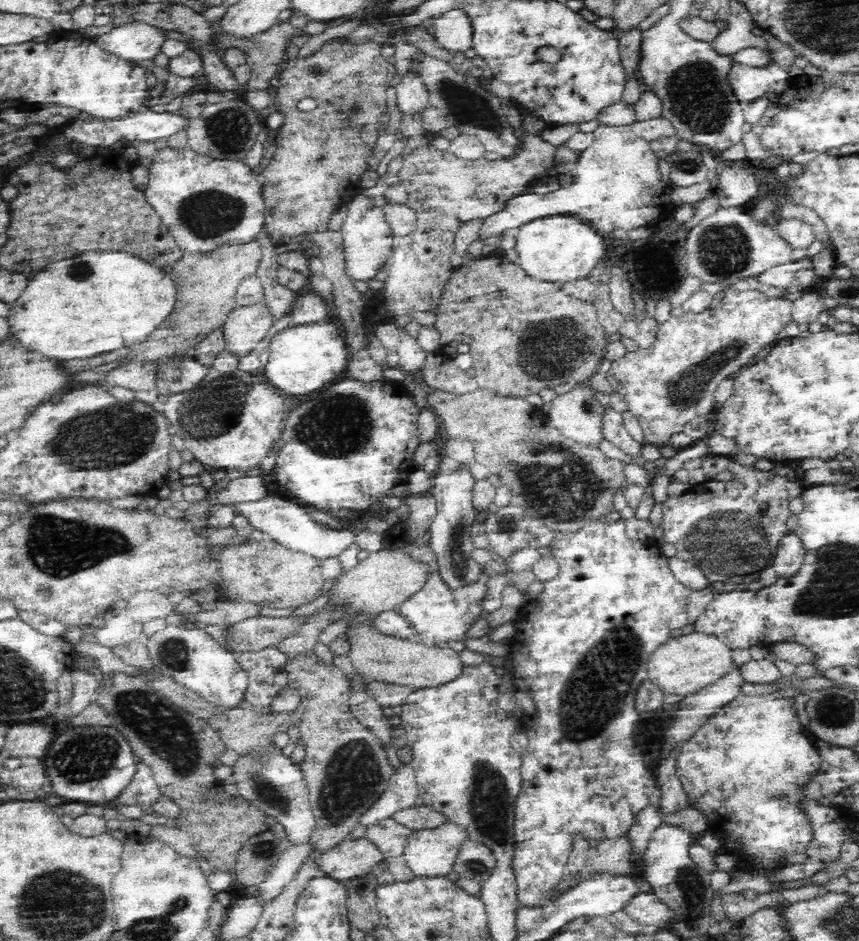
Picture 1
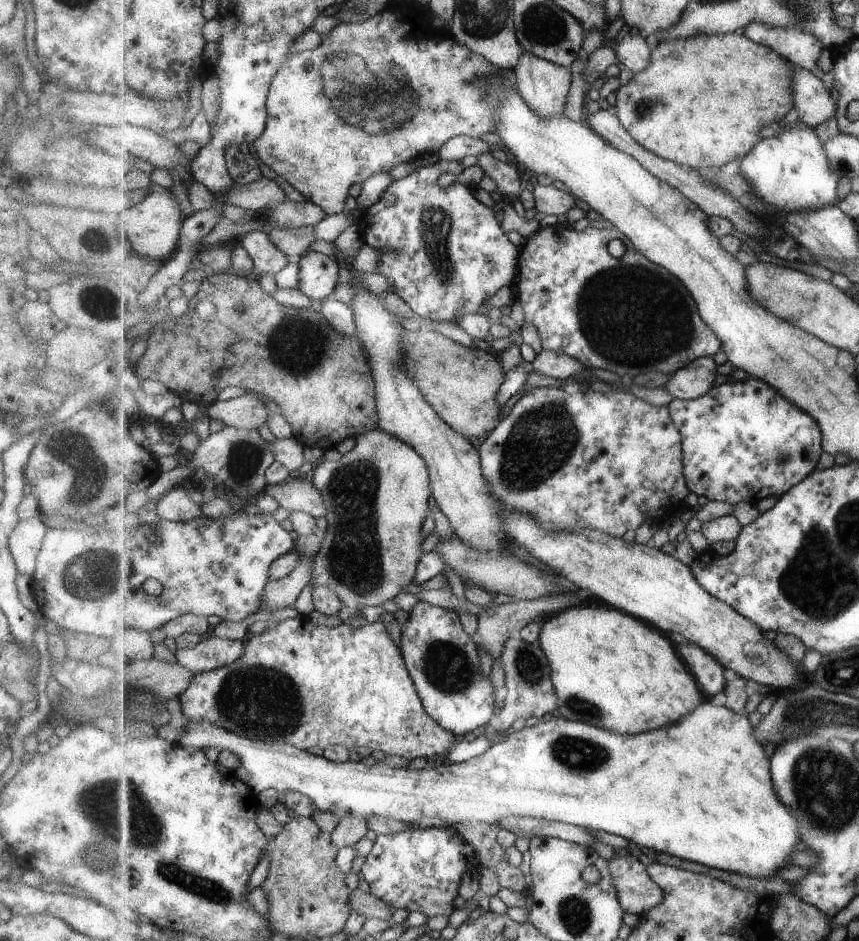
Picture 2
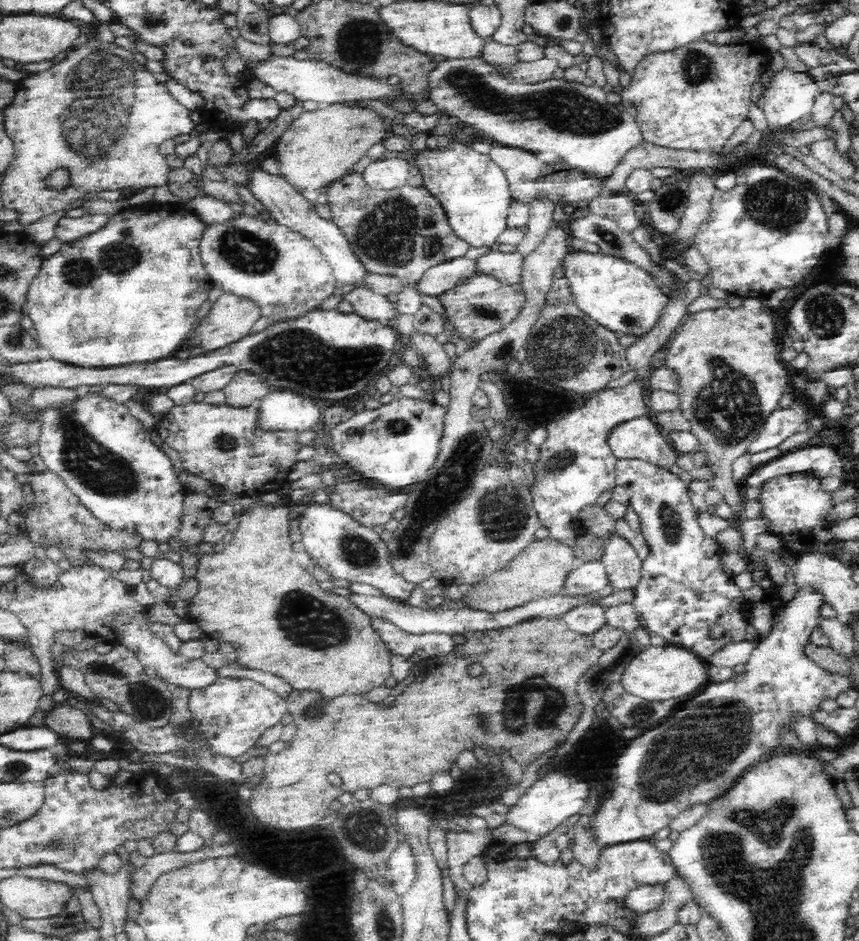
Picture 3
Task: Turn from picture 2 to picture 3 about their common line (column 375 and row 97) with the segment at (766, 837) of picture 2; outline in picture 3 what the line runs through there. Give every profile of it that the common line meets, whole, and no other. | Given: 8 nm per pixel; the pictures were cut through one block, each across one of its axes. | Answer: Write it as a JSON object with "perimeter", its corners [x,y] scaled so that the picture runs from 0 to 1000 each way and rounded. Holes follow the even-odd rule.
{"perimeter":[[[915,72],[902,78],[889,98],[889,113],[887,113],[898,139],[916,138],[922,130],[927,130],[937,121],[943,120],[950,103],[955,99],[950,87],[945,86],[938,78],[920,77]]]}

